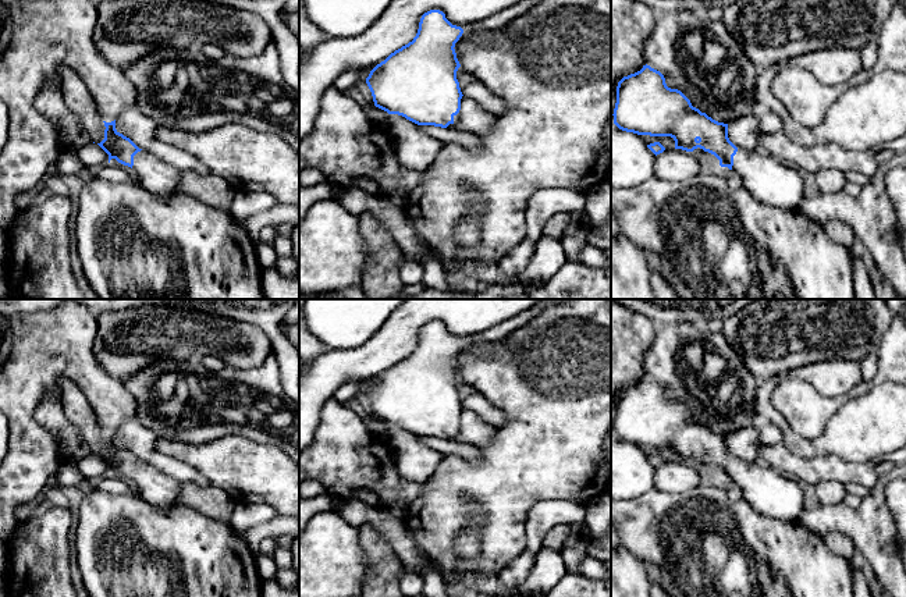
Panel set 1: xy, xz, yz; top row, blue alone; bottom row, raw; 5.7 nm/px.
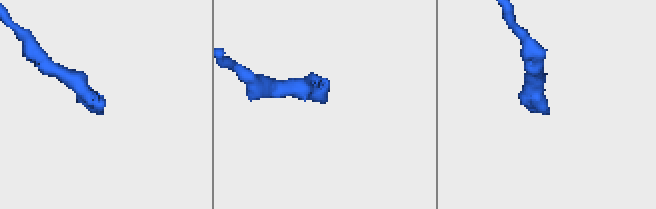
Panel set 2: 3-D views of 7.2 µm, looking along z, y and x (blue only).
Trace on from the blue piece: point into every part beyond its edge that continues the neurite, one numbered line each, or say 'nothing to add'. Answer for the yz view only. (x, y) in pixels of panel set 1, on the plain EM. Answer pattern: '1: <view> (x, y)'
1: yz (770, 493)

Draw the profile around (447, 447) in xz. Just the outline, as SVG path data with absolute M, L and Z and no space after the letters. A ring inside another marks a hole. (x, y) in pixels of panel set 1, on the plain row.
M419 437L419 441L426 447L441 452L444 456L459 455L473 463L482 459L480 451L470 444L458 444L451 440L441 440L434 437Z

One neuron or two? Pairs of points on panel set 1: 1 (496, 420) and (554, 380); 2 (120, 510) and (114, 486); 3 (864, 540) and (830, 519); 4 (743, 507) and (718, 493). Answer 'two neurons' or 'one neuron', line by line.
1: two neurons
2: two neurons
3: one neuron
4: one neuron

